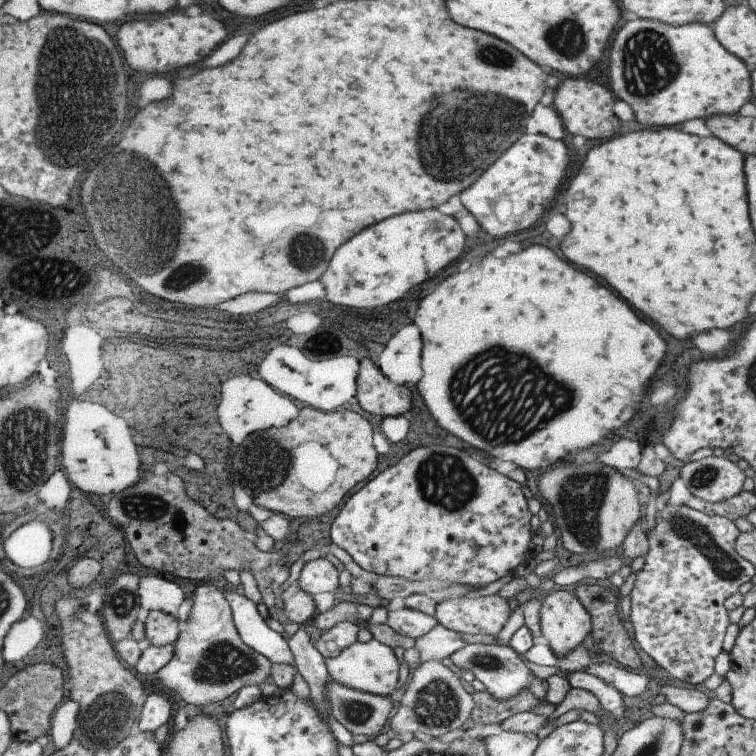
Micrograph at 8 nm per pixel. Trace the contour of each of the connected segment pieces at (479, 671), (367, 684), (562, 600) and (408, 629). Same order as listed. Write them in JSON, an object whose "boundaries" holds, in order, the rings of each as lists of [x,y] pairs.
{"boundaries":[[[[466,644],[463,650],[459,650],[451,656],[452,664],[459,669],[471,670],[475,677],[483,683],[487,692],[495,696],[495,700],[503,701],[517,696],[523,689],[528,689],[535,676],[525,664],[523,654],[509,646],[496,646],[494,644]]],[[[379,640],[369,642],[355,642],[353,646],[345,648],[339,658],[326,658],[327,668],[332,681],[355,688],[362,692],[377,694],[378,696],[391,695],[400,685],[401,664],[391,646],[386,646]]],[[[556,591],[542,603],[542,631],[561,662],[589,634],[589,616],[585,606],[571,592]]],[[[404,607],[401,610],[389,612],[388,624],[395,632],[417,639],[435,630],[439,626],[439,620],[436,616],[429,616],[425,612]]]]}

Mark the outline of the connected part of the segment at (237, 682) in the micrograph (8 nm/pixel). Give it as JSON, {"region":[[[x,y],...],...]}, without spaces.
{"region":[[[201,584],[194,592],[195,606],[175,644],[175,656],[157,673],[160,682],[177,692],[186,704],[196,707],[223,702],[244,687],[265,683],[273,674],[273,664],[245,643],[237,631],[233,608],[219,584]]]}

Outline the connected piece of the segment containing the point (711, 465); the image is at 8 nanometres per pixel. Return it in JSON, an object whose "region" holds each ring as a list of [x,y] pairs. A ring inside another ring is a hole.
{"region":[[[727,457],[700,458],[685,462],[679,476],[687,485],[690,495],[705,502],[729,501],[743,491],[745,476]]]}

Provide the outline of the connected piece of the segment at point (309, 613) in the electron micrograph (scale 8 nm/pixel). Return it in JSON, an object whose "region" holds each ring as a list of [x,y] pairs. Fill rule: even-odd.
{"region":[[[295,582],[282,592],[281,599],[284,601],[284,611],[290,622],[301,626],[317,616],[315,600],[311,594],[307,594],[304,588]]]}

